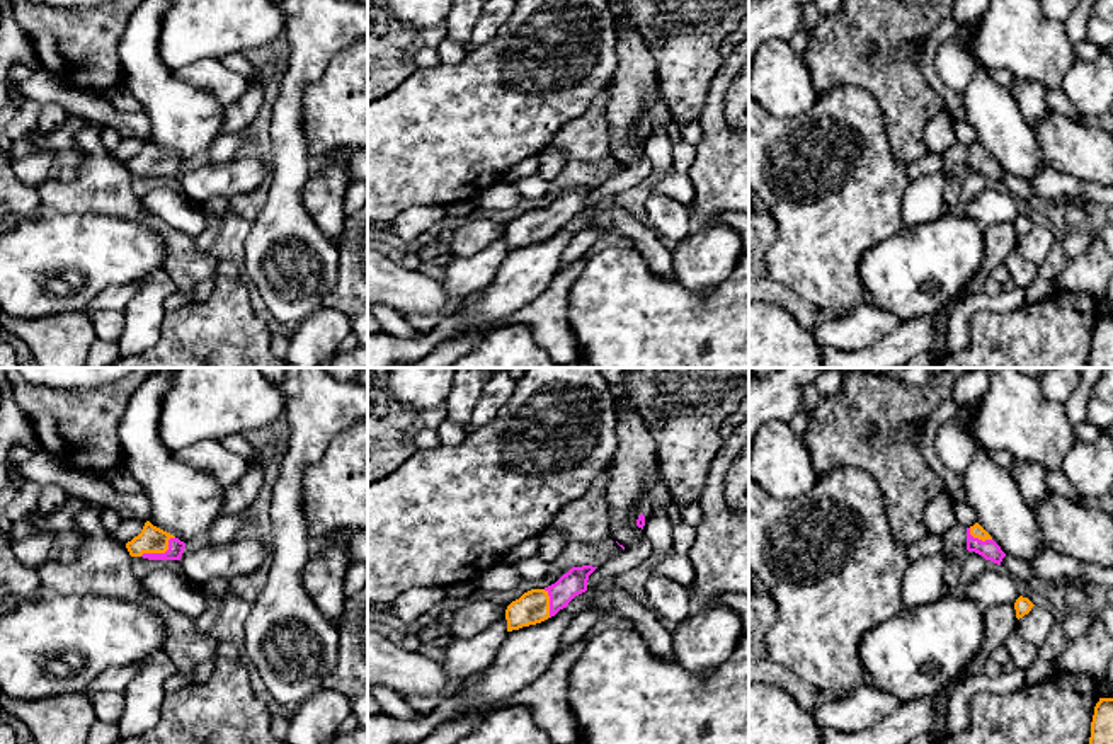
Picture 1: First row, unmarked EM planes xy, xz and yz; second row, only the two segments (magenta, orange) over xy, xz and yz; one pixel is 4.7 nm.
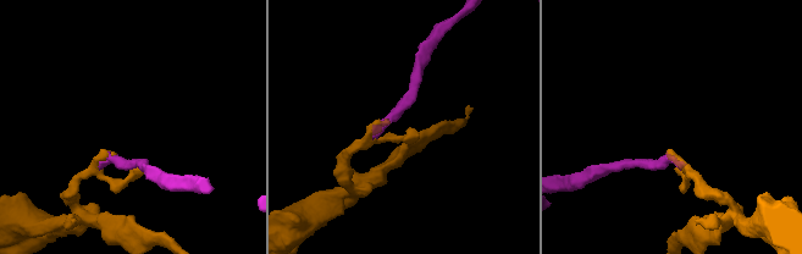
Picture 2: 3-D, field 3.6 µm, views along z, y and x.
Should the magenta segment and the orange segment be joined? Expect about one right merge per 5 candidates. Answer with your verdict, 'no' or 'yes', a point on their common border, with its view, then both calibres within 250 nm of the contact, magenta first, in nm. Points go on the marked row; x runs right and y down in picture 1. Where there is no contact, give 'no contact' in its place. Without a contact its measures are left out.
no | xy (160, 554) | 80/130 nm

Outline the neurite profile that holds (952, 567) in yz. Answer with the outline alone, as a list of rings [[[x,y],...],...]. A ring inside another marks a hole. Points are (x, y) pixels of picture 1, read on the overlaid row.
[[[945,555],[945,589],[946,592],[958,592],[962,584],[962,564],[953,557]]]

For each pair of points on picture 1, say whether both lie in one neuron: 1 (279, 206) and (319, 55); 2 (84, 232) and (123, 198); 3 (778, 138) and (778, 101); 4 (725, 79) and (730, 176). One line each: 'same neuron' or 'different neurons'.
1: same neuron
2: different neurons
3: different neurons
4: same neuron

